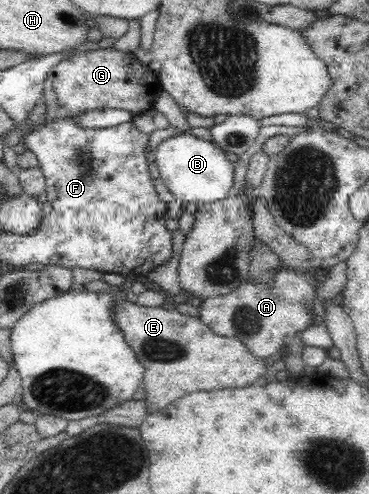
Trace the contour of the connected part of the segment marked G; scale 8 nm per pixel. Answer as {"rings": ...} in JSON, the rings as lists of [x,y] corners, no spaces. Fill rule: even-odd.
{"rings":[[[102,48],[71,54],[54,64],[47,74],[48,85],[52,86],[60,106],[68,110],[69,116],[120,108],[138,114],[152,108],[163,88],[158,74],[143,64],[133,54],[116,48]]]}

